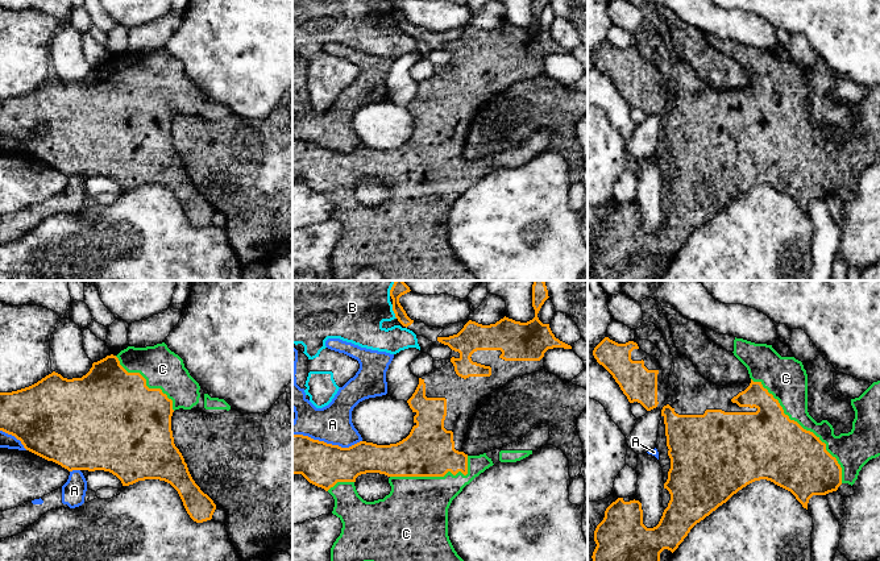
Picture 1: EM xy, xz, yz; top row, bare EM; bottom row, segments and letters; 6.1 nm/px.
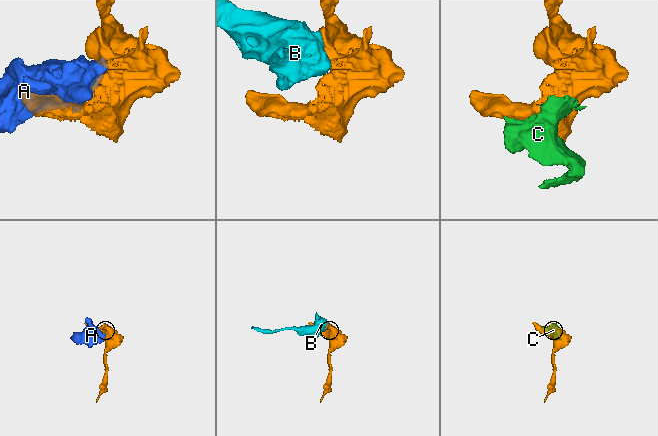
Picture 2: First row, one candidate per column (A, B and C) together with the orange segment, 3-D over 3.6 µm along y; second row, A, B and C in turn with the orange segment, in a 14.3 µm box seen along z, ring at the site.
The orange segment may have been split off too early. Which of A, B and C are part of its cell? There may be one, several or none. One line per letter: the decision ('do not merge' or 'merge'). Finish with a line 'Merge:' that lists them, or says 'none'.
A: do not merge
B: do not merge
C: merge
Merge: C

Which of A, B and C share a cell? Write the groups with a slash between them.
A / B / C

